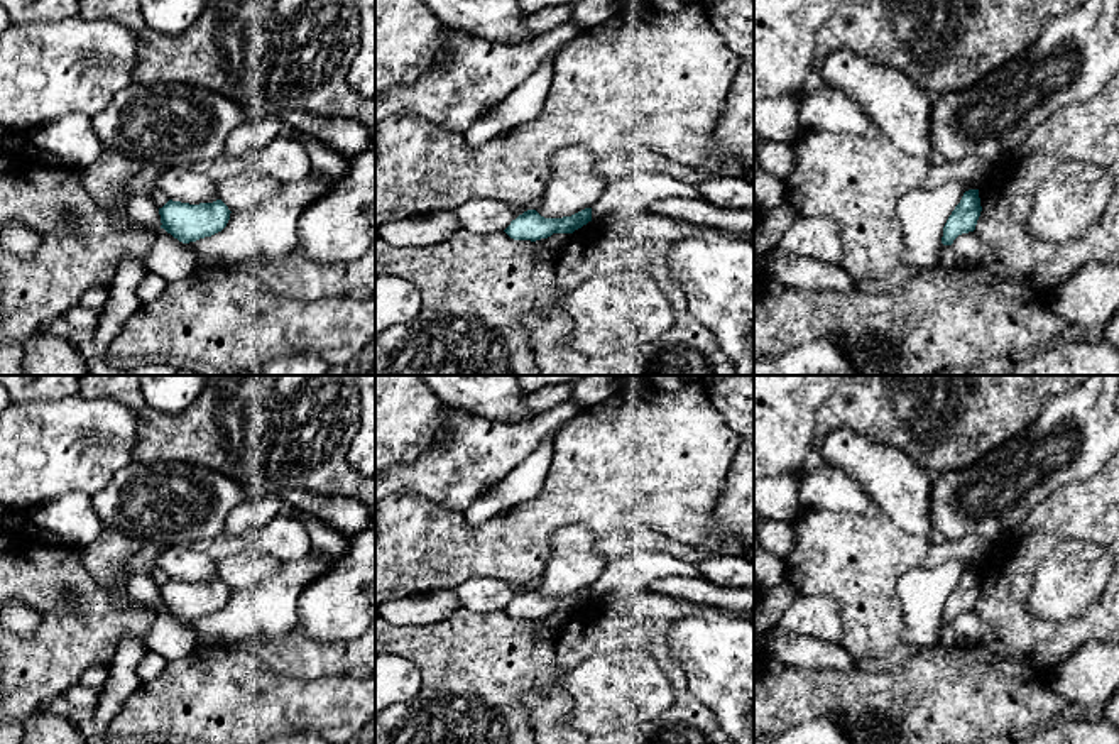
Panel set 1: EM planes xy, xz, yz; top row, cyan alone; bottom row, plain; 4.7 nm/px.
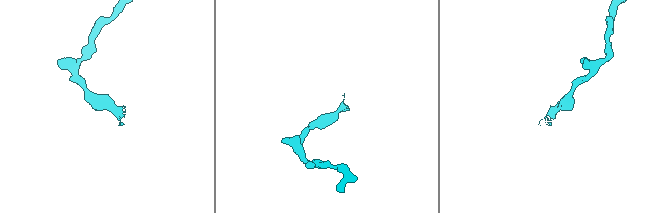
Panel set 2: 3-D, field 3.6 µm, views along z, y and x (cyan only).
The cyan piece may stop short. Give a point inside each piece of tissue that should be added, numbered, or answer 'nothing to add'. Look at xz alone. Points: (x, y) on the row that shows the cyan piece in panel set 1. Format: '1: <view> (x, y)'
nothing to add

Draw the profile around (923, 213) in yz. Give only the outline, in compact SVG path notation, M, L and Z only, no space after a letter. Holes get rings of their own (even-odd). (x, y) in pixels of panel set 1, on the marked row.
M948 181L935 189L916 188L898 201L904 227L903 262L920 271L940 264L943 227L960 203L967 181Z

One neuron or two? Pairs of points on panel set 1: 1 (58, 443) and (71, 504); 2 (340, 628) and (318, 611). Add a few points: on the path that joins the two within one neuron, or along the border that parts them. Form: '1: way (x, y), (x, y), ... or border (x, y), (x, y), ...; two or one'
1: border (92, 494), (63, 492), (32, 508); two
2: way (335, 623), (323, 611); one

